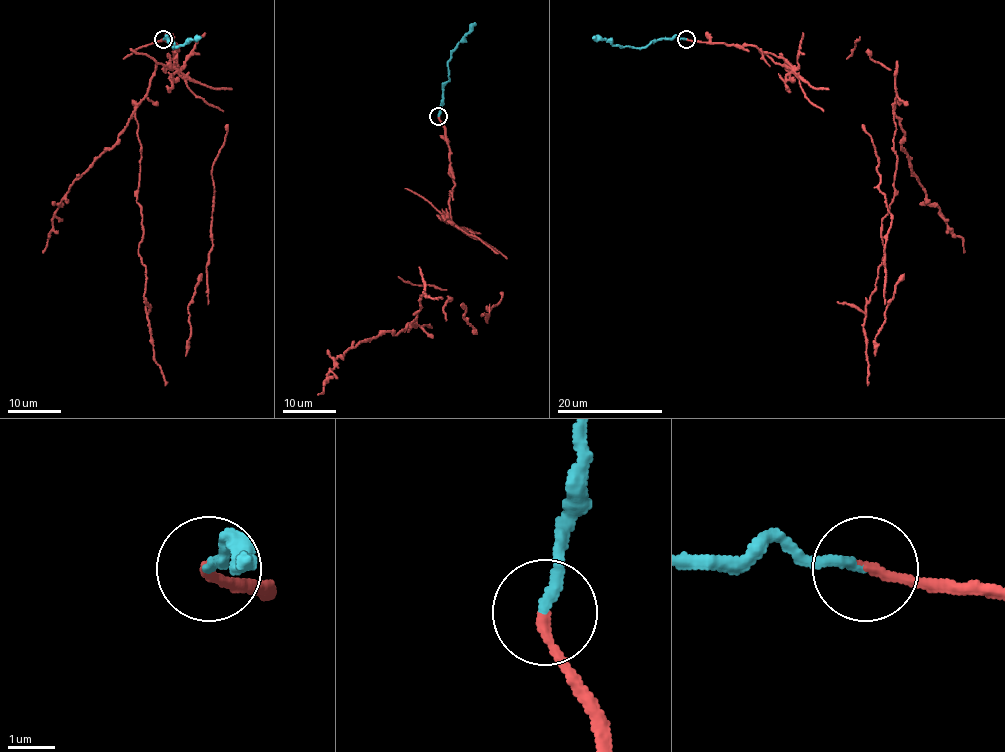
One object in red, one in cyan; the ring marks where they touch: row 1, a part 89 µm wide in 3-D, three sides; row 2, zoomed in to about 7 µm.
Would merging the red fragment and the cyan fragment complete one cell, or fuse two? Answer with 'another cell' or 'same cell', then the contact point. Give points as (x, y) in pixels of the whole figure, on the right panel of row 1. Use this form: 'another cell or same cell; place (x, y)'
another cell; place (686, 39)

